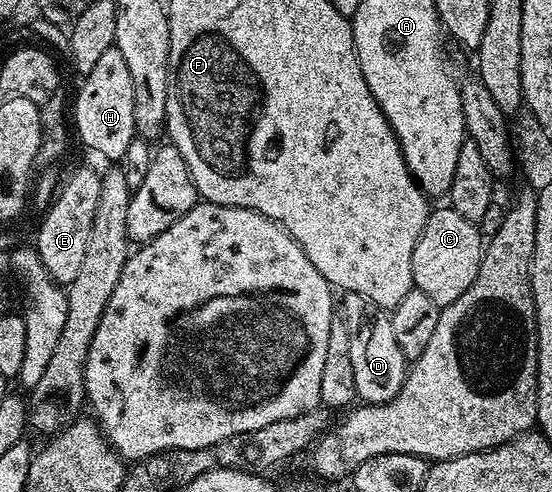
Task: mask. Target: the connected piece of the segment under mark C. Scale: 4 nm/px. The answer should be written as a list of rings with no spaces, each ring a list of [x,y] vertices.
[[[442,205],[434,211],[432,208],[425,216],[425,224],[417,236],[413,256],[409,259],[412,286],[427,293],[427,297],[431,297],[431,301],[435,301],[440,308],[459,301],[459,297],[471,289],[471,281],[475,281],[479,273],[482,250],[483,236],[478,224],[463,217],[463,213],[454,207]]]

